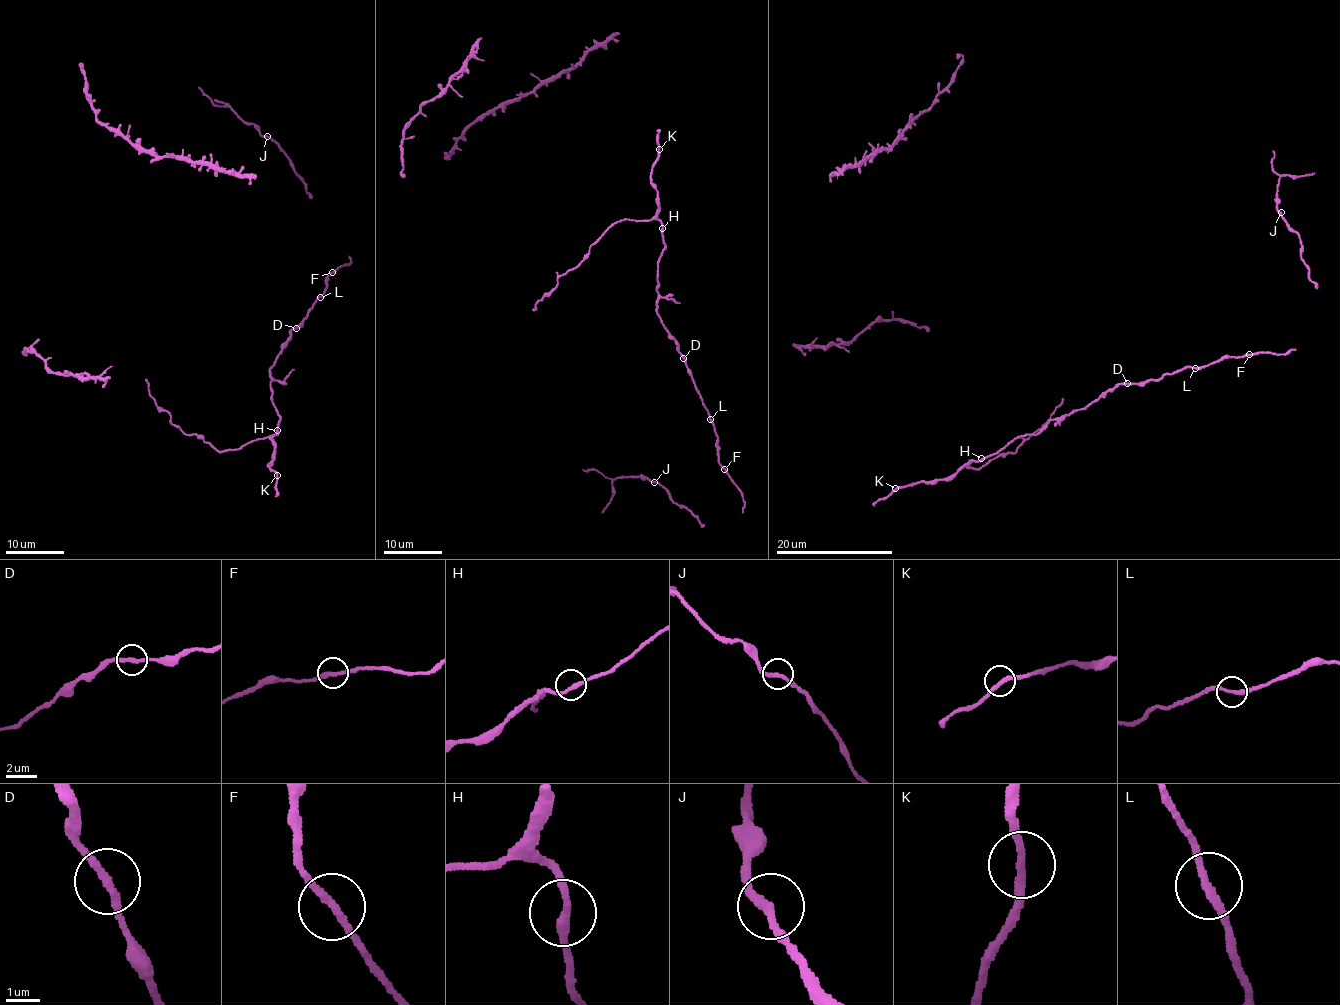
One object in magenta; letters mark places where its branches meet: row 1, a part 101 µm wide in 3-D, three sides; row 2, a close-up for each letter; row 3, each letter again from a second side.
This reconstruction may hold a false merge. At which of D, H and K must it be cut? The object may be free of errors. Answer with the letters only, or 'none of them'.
D

